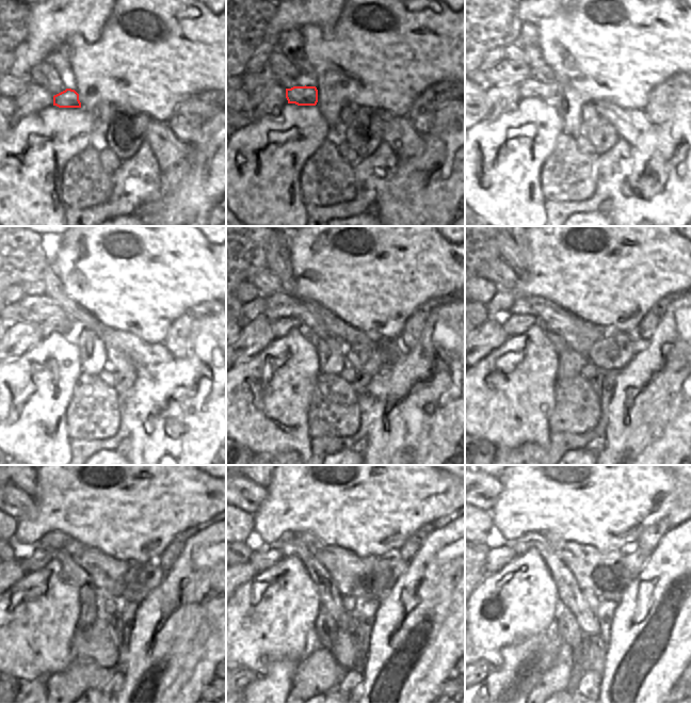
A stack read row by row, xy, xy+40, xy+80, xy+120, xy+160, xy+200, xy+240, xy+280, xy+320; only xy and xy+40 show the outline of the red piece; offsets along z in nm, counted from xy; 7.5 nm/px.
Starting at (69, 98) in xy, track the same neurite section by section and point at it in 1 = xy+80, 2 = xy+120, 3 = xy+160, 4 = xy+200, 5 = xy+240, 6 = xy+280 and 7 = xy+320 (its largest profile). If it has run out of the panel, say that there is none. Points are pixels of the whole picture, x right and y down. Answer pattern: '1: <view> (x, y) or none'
1: xy+80 (545, 91)
2: xy+120 (65, 326)
3: xy+160 (280, 328)
4: xy+200 (516, 324)
5: xy+240 (39, 559)
6: xy+280 (260, 561)
7: xy+320 (497, 558)

